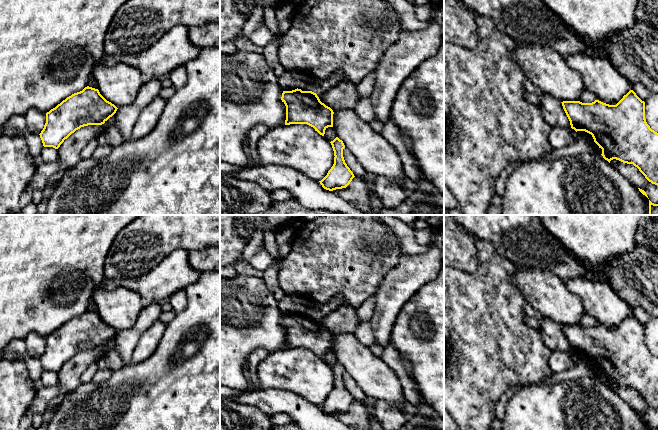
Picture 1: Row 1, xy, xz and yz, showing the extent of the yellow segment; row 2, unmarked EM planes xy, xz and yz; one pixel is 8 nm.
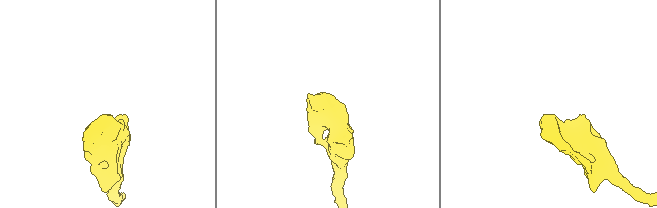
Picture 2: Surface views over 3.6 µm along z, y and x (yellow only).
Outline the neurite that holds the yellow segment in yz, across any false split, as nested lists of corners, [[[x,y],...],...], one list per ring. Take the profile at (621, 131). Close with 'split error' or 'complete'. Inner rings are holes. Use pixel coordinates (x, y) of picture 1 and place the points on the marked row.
[[[630,90],[616,105],[599,100],[592,103],[563,101],[563,109],[571,128],[592,135],[594,142],[602,149],[602,156],[609,163],[616,159],[633,164],[645,178],[658,186],[658,133],[650,128],[645,119],[645,102]]]; complete

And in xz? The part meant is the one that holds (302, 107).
[[[295,89],[292,91],[283,91],[282,102],[286,106],[285,125],[307,124],[315,129],[320,135],[324,136],[328,127],[333,127],[333,110],[322,103],[316,93],[312,91],[302,91]]]; complete

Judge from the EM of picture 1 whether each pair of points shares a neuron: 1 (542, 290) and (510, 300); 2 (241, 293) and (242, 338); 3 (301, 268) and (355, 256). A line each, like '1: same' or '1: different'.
1: different
2: same
3: same

